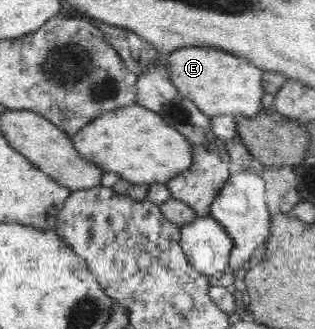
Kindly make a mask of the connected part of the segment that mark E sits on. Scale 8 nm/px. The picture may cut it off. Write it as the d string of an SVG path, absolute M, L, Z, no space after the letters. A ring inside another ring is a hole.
M186 46L166 57L169 76L180 94L192 100L208 117L246 115L252 117L263 107L263 70L240 56L211 47Z

